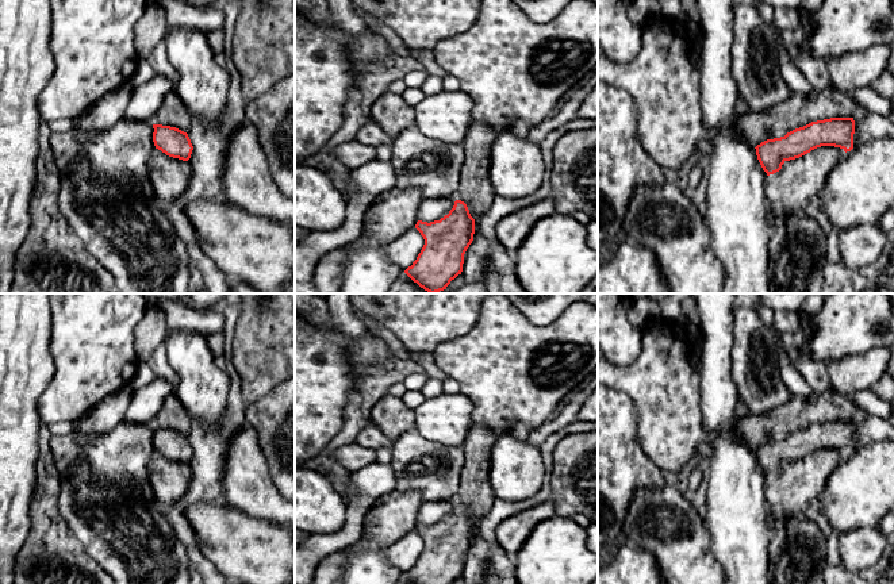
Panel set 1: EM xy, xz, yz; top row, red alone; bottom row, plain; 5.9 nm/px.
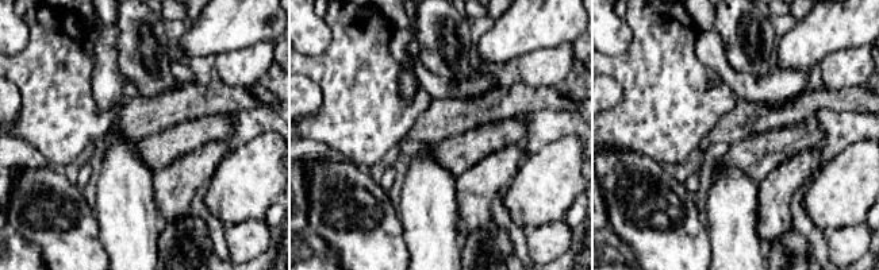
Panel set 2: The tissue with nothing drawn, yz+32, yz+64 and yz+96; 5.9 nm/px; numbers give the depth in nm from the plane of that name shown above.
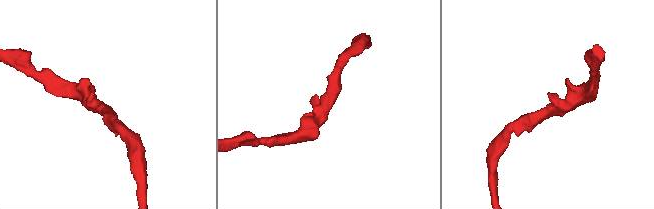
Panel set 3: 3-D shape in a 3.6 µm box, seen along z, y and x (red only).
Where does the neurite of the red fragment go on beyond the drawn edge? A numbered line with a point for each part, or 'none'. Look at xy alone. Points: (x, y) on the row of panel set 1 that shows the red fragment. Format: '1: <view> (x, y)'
1: xy (173, 112)
2: xy (169, 177)

